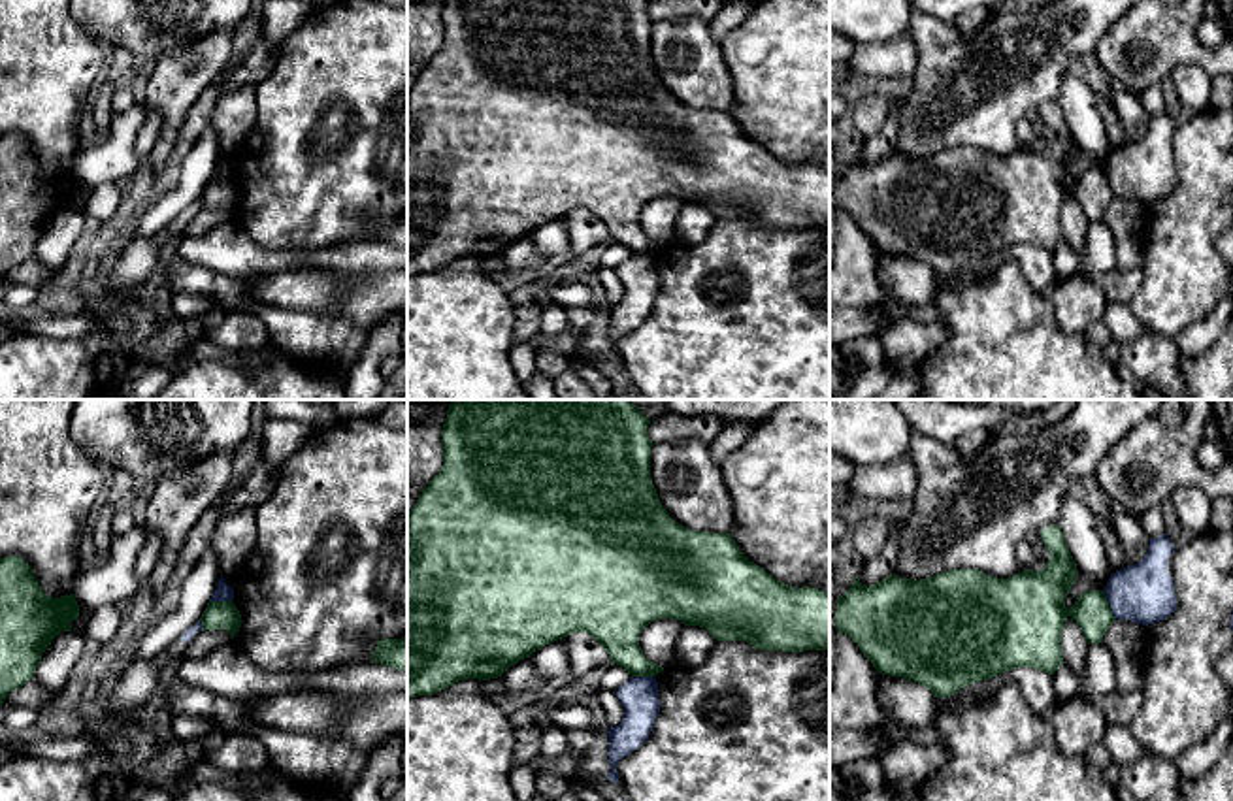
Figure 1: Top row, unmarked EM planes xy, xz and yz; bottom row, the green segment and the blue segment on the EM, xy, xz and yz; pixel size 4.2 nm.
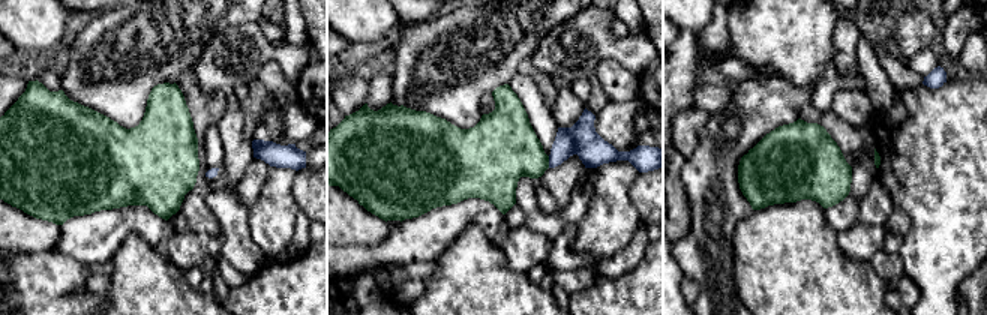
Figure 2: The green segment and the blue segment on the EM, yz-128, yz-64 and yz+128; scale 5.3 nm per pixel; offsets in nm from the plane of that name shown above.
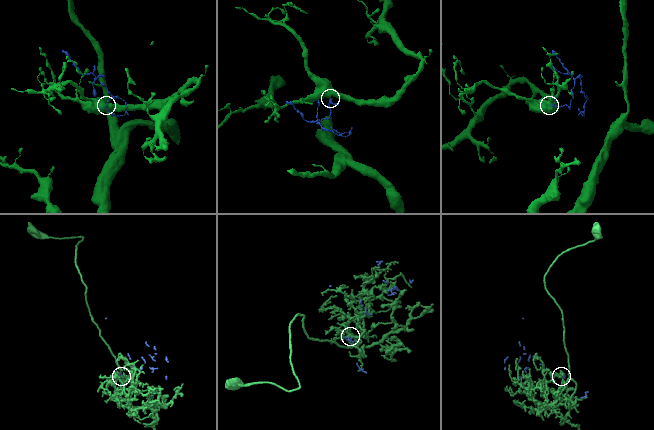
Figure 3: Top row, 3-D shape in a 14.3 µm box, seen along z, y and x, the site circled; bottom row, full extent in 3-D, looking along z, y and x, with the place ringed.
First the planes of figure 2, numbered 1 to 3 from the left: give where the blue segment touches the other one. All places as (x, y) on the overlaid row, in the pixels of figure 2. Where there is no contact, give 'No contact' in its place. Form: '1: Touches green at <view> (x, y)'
1: No contact
2: Touches green at yz-64 (548, 162)
3: No contact

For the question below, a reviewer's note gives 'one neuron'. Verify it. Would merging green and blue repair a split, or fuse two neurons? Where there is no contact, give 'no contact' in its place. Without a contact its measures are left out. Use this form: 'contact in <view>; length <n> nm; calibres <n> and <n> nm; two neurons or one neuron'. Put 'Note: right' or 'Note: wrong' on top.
Note: wrong
contact in yz; length 130 nm; calibres 160 and 260 nm; two neurons

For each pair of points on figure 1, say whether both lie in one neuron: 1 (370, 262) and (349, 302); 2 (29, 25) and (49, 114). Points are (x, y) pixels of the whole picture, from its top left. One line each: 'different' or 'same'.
1: different
2: same

